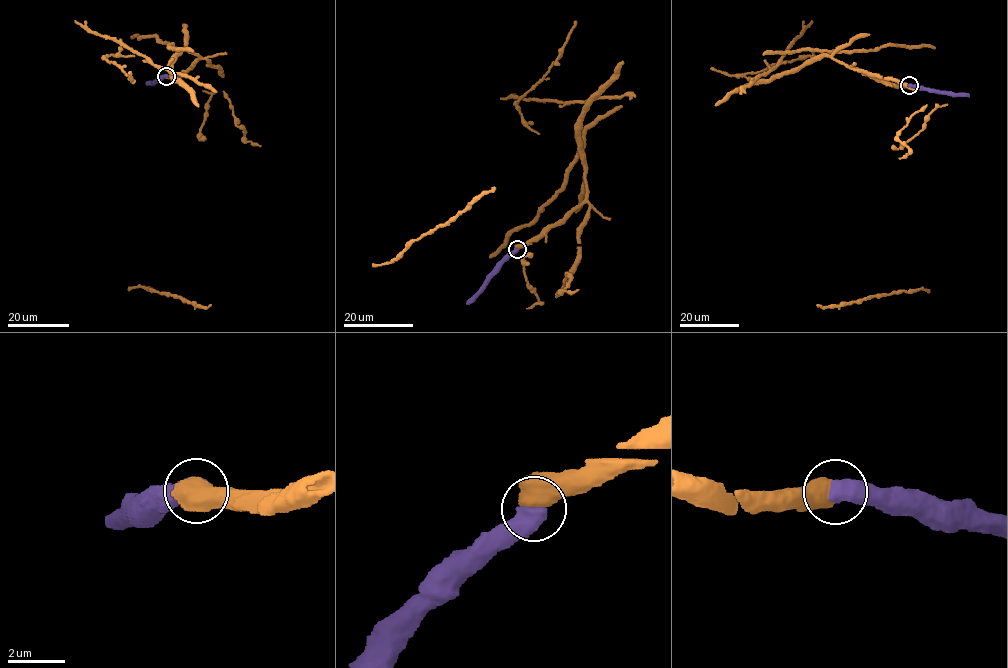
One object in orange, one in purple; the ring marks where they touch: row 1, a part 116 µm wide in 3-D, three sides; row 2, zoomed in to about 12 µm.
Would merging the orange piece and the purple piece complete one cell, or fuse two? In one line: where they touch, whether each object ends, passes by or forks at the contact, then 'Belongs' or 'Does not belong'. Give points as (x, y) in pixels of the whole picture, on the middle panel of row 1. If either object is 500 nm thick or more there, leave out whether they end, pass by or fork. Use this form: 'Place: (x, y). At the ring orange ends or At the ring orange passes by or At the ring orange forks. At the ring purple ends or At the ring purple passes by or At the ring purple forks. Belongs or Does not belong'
Place: (517, 249). Belongs

